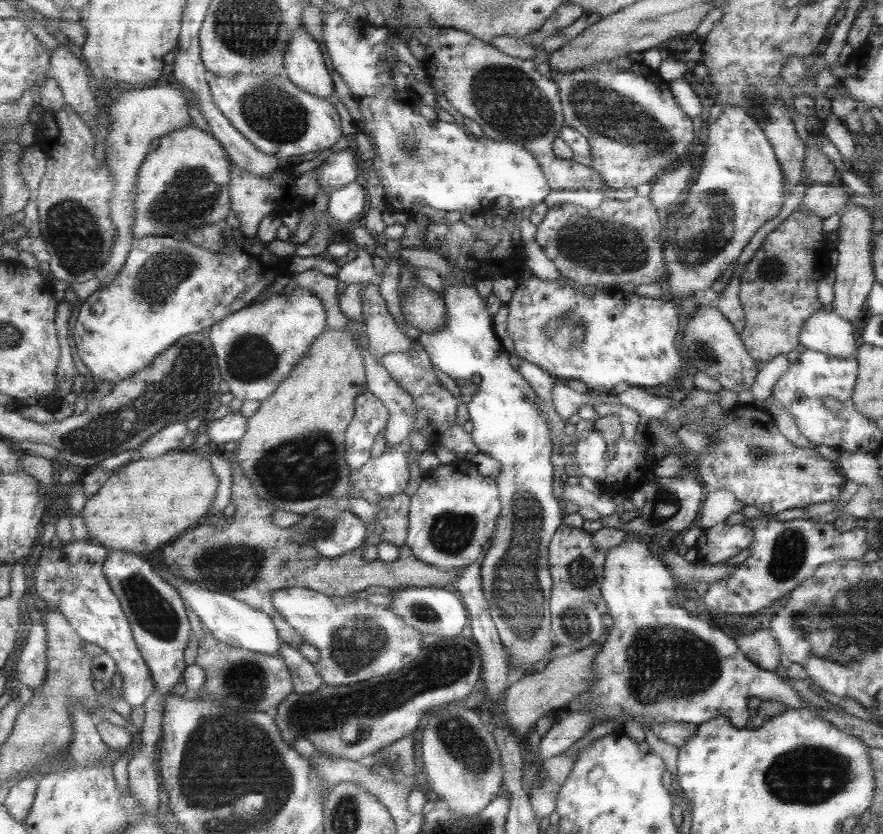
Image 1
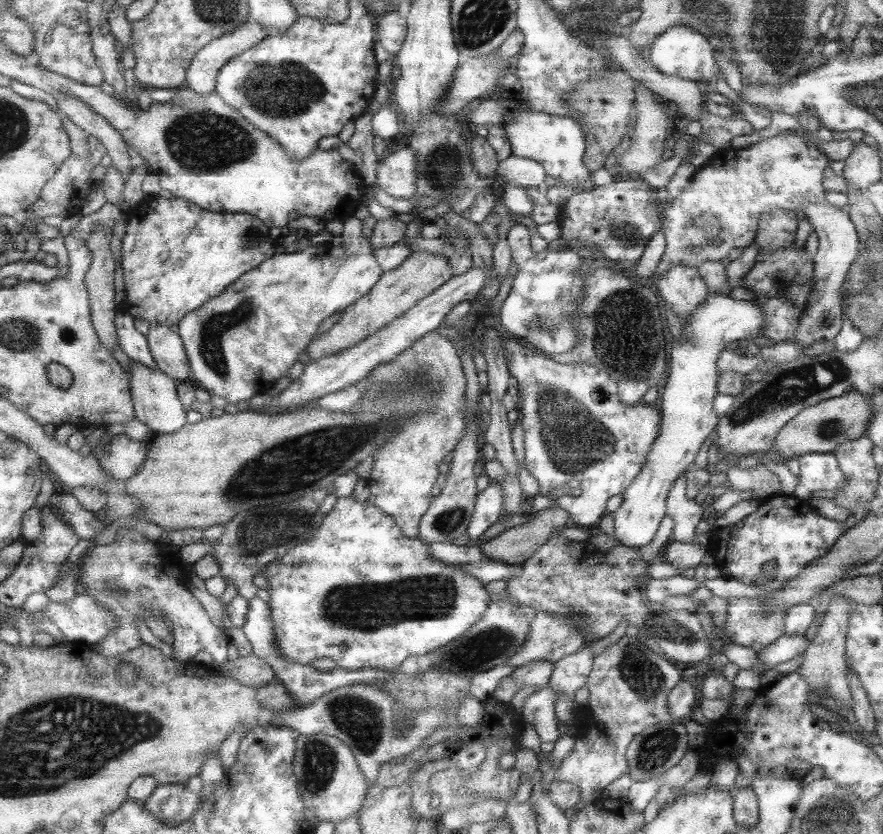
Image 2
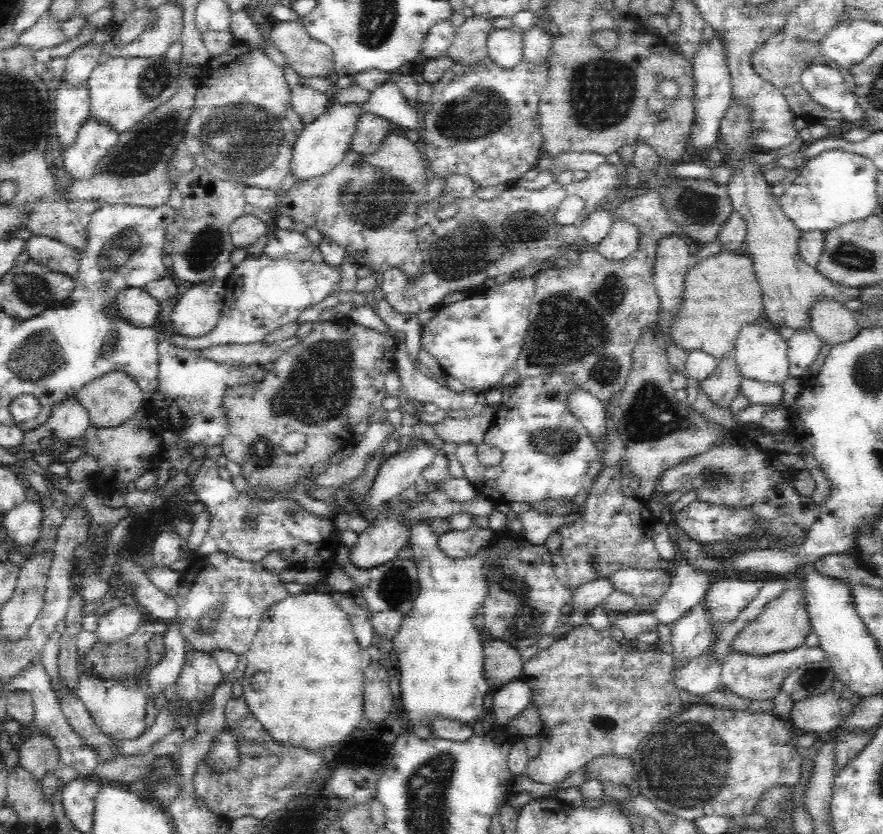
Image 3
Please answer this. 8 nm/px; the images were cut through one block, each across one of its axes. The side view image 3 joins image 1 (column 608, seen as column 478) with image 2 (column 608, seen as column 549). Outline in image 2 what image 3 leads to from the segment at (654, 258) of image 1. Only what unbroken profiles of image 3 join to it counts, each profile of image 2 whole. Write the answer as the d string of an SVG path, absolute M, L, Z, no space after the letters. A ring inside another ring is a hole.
M637 176L622 181L614 179L609 184L595 185L589 192L580 192L569 196L563 202L563 205L558 208L556 222L560 227L560 238L566 244L586 241L589 245L595 247L597 256L611 260L611 264L616 268L629 268L635 262L638 262L646 243L650 241L653 234L660 231L661 227L659 209L656 208L656 200L654 199L654 190Z

